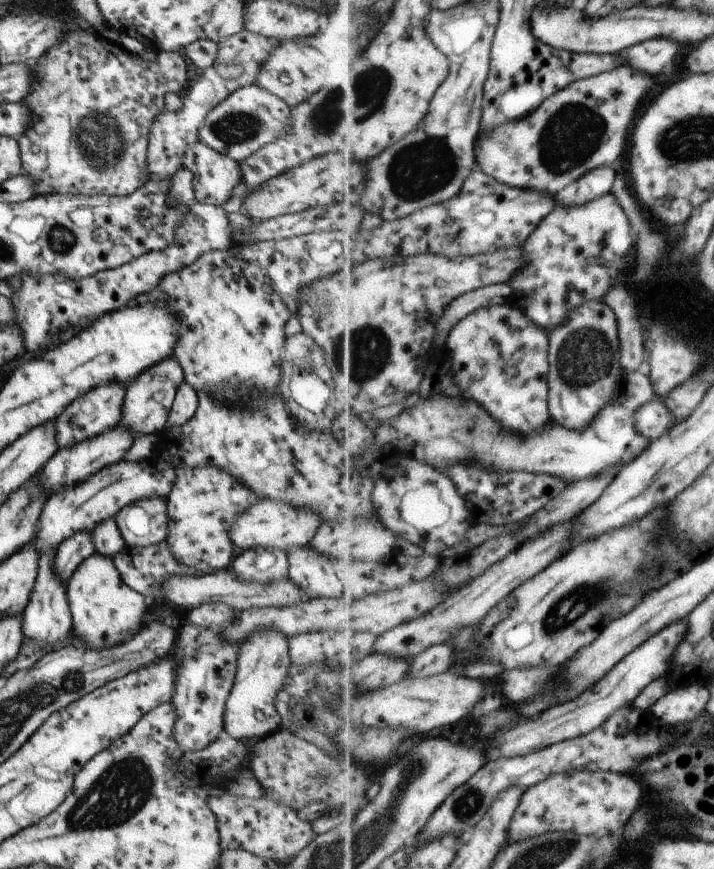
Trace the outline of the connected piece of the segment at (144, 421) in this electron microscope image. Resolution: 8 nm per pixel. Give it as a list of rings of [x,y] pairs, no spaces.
[[[173,356],[157,362],[155,366],[149,366],[139,374],[137,380],[133,380],[127,386],[123,402],[121,402],[121,419],[118,425],[123,426],[131,436],[143,436],[145,434],[157,434],[165,428],[169,410],[174,400],[175,392],[184,378],[179,364]]]

